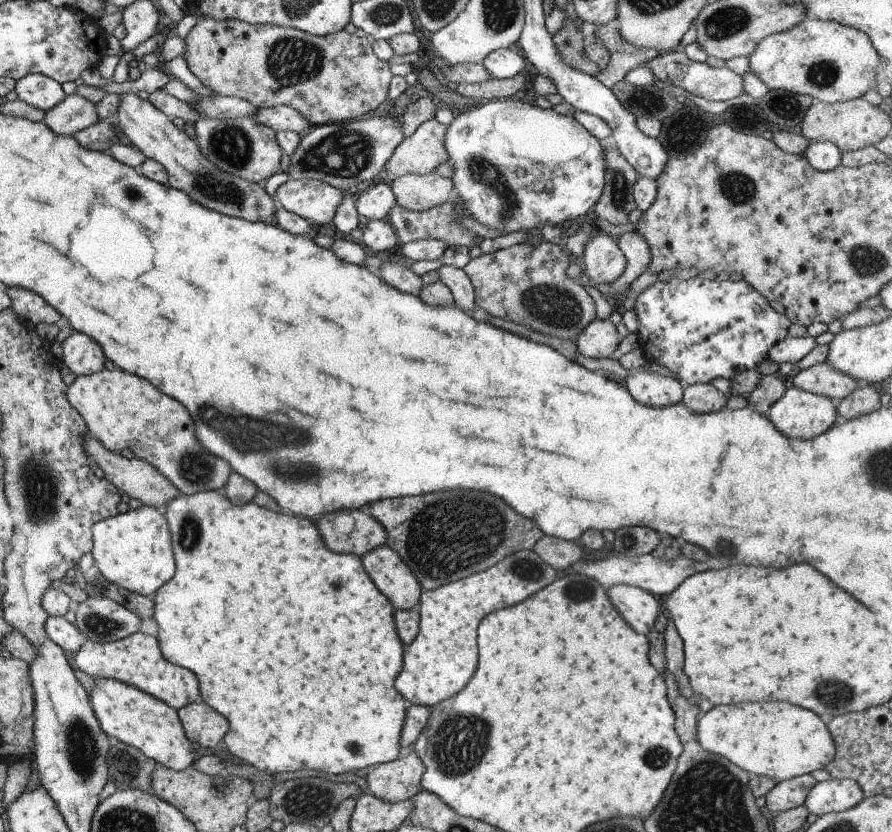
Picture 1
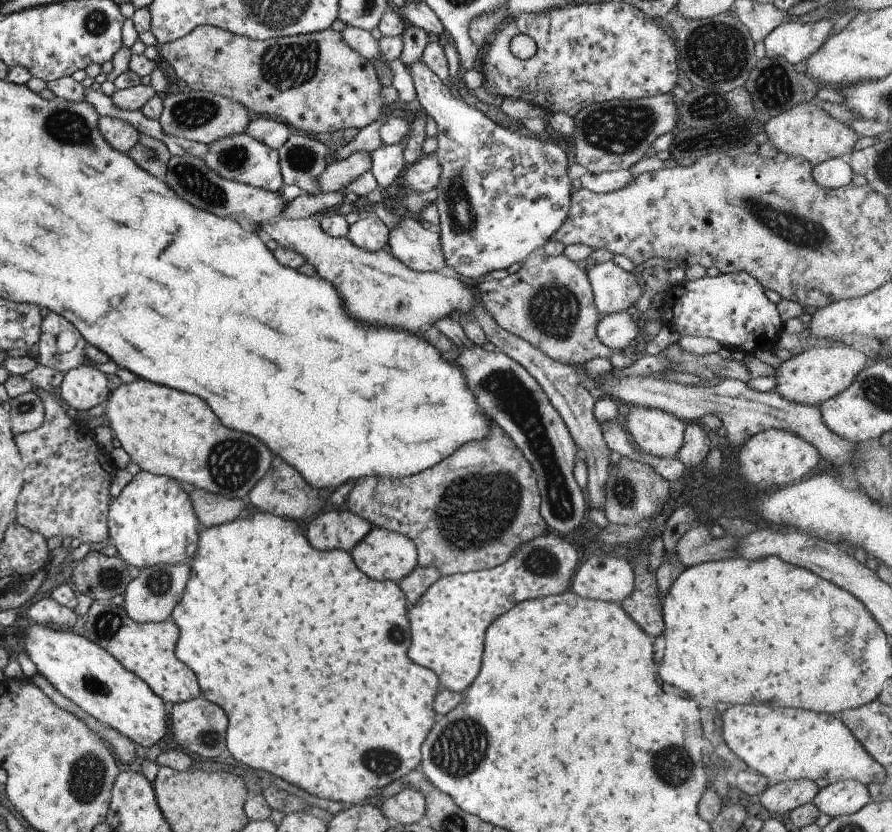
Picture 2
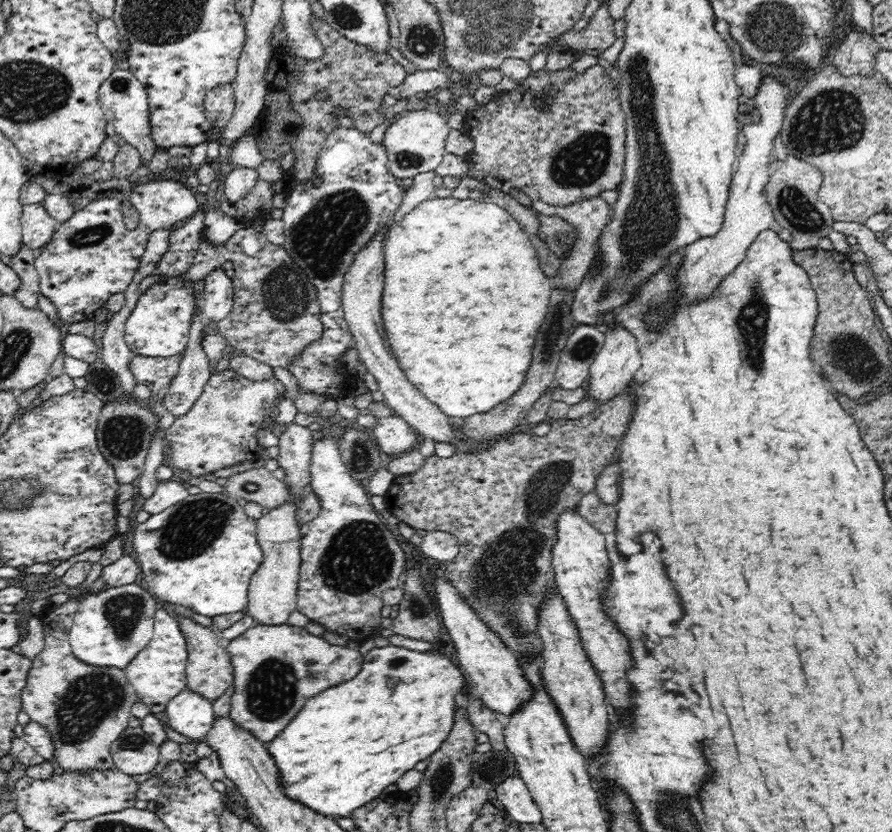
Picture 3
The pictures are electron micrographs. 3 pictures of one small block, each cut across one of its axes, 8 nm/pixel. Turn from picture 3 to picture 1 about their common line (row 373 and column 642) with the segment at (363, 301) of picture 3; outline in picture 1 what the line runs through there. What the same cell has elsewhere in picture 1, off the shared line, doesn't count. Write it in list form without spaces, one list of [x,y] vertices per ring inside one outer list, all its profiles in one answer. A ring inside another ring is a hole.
[[[634,369],[625,378],[631,398],[645,406],[667,406],[682,400],[682,384],[671,376]]]

